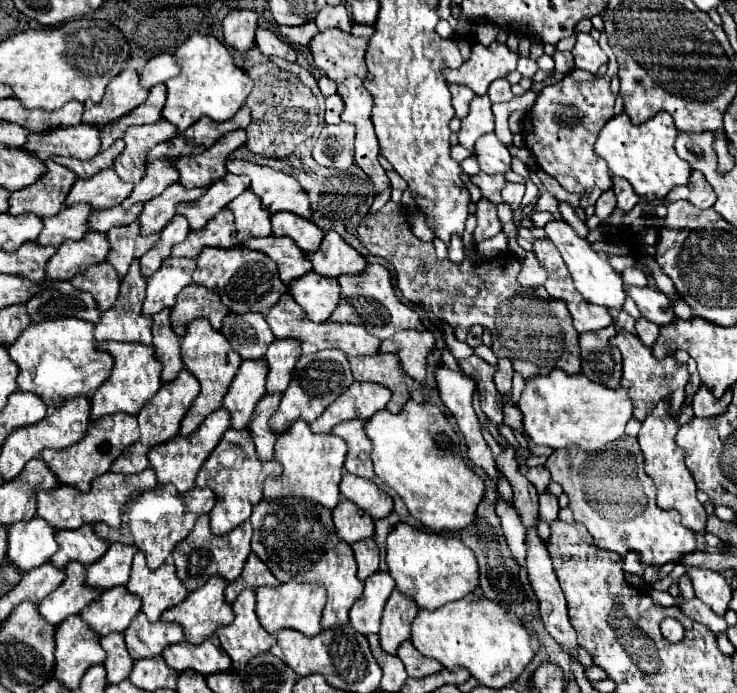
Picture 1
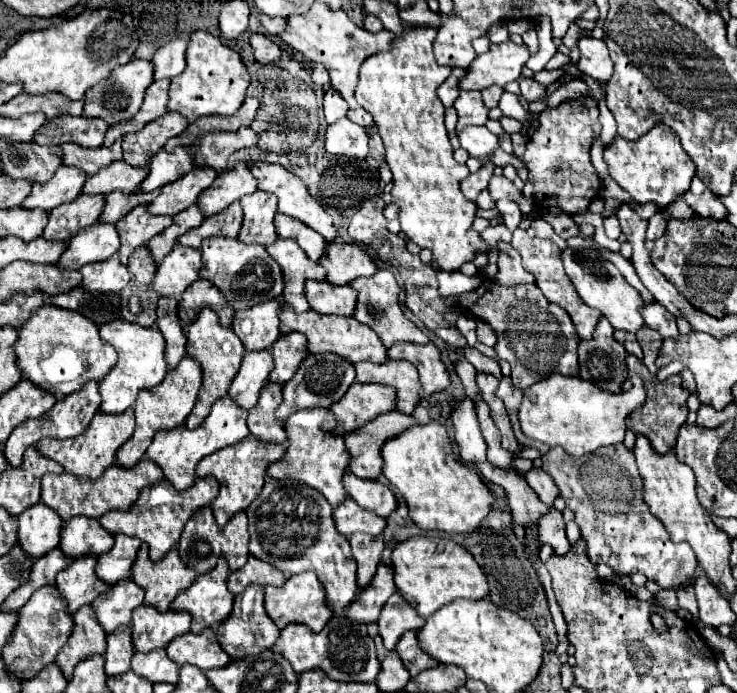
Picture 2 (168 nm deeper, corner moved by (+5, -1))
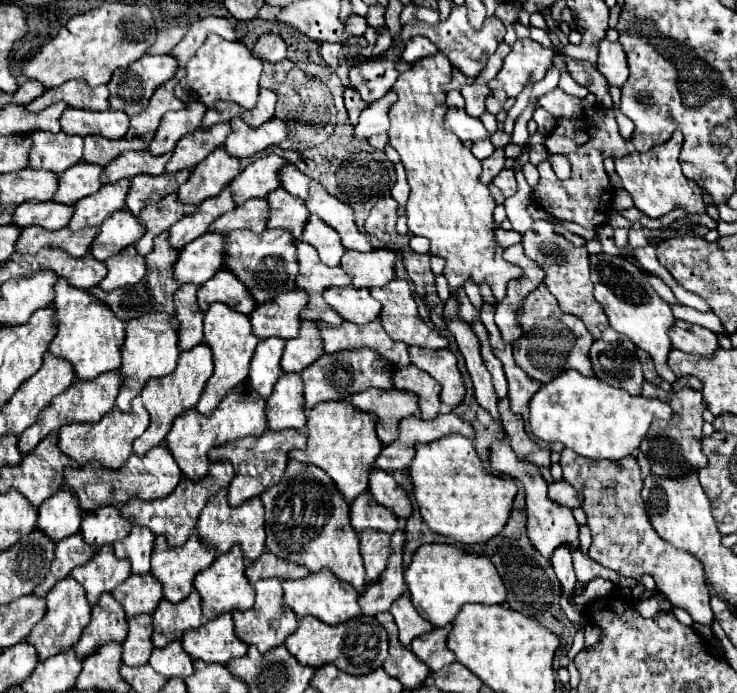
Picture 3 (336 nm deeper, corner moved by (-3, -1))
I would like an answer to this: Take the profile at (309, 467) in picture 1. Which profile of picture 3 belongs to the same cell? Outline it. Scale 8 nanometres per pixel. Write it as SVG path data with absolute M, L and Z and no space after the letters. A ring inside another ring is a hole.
M347 401L319 403L307 417L307 447L303 451L289 451L287 457L311 463L323 469L343 493L349 503L353 497L367 489L367 475L373 469L373 461L381 451L381 443L375 437L375 417L355 409Z

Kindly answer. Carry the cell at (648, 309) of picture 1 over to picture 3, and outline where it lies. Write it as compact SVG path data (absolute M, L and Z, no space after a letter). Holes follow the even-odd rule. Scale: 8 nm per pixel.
M675 321L675 325L669 329L669 339L675 349L685 353L711 355L719 347L717 337L709 329L687 321Z

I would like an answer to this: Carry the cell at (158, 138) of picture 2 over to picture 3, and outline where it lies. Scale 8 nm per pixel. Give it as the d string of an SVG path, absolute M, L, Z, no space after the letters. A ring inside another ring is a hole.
M191 101L191 103L185 103L185 105L187 107L183 107L181 111L165 113L165 117L163 117L163 121L161 121L159 129L155 131L155 137L149 145L151 155L157 157L157 155L163 155L163 153L171 153L171 149L175 147L175 143L181 137L199 129L207 107L199 101Z

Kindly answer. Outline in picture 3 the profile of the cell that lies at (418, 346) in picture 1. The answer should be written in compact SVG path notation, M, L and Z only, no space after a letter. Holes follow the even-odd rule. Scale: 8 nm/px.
M409 347L411 363L427 371L441 385L441 403L455 407L465 397L465 385L457 369L457 359L449 349L429 351L423 347Z

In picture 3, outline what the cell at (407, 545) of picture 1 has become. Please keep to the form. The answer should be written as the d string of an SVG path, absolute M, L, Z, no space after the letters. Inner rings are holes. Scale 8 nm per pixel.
M423 543L415 551L411 565L405 569L405 583L417 613L421 613L435 627L451 623L465 603L497 605L505 601L505 585L487 557L465 553L447 543Z

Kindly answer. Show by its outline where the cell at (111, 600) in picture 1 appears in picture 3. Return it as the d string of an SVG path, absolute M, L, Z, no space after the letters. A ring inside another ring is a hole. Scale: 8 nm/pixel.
M149 573L131 575L119 589L115 589L113 597L123 605L127 619L131 619L141 613L153 613L155 605L163 599L163 587Z

